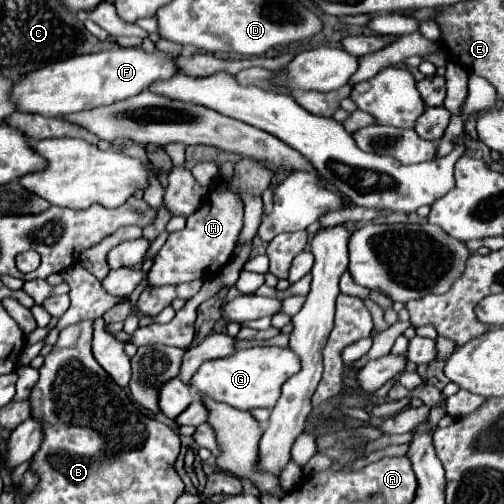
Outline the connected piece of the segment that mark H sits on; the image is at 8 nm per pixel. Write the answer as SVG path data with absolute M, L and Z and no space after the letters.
M217 186L213 188L209 194L207 194L207 200L203 202L203 206L199 208L199 212L195 212L193 216L187 218L187 226L179 232L173 232L169 234L167 242L163 244L163 248L159 250L159 254L155 256L155 262L149 270L149 286L163 286L163 284L181 284L181 282L191 282L191 280L197 280L203 276L215 276L221 272L221 268L233 258L233 250L235 250L235 244L239 240L239 234L243 230L243 200L227 190L225 186Z

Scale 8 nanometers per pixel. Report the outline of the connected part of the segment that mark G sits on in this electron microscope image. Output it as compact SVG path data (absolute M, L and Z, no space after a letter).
M255 346L237 350L235 354L219 360L207 360L189 380L197 396L225 402L239 410L273 408L281 396L281 386L295 374L295 364L301 364L299 356L291 348L279 346Z

